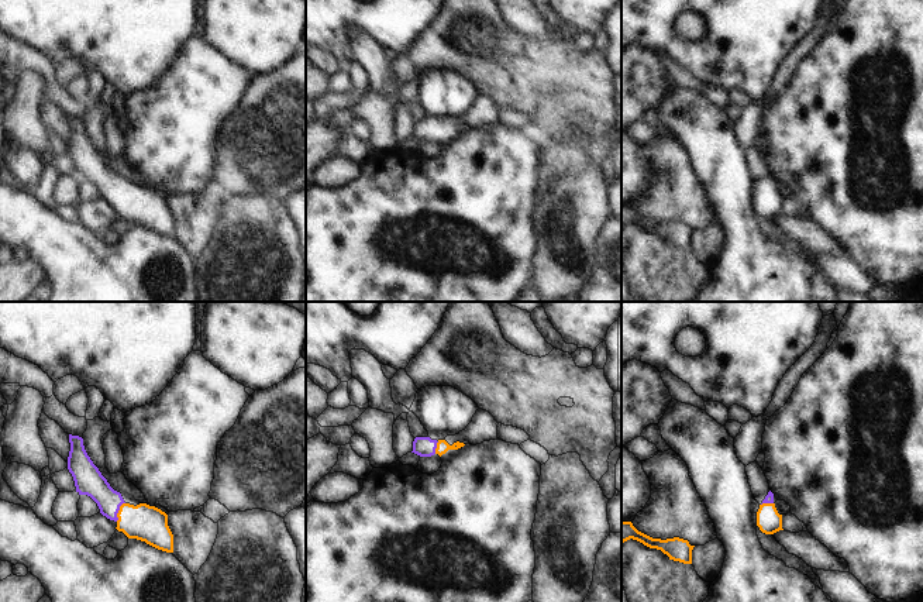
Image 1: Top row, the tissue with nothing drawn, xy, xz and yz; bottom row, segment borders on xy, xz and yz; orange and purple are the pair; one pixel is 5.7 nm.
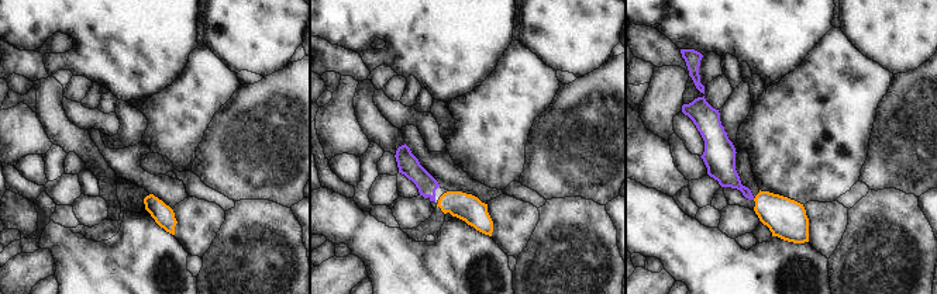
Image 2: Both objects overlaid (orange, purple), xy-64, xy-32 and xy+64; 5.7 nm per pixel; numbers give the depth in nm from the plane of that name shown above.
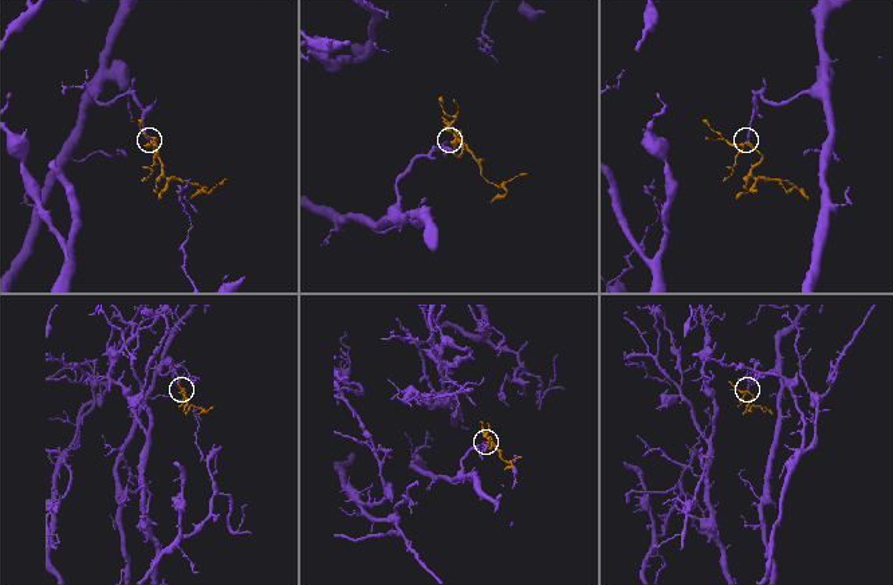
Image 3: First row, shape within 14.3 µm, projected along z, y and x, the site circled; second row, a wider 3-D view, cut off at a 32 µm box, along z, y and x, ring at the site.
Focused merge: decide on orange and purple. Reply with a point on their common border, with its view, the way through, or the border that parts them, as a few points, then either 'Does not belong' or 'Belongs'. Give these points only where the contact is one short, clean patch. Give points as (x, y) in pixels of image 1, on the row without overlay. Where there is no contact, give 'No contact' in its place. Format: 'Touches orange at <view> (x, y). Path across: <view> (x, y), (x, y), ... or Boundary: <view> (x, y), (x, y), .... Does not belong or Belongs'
Touches orange at xy (119, 196). Path across: xy (143, 206), (134, 206), (119, 196), (89, 165). Belongs

